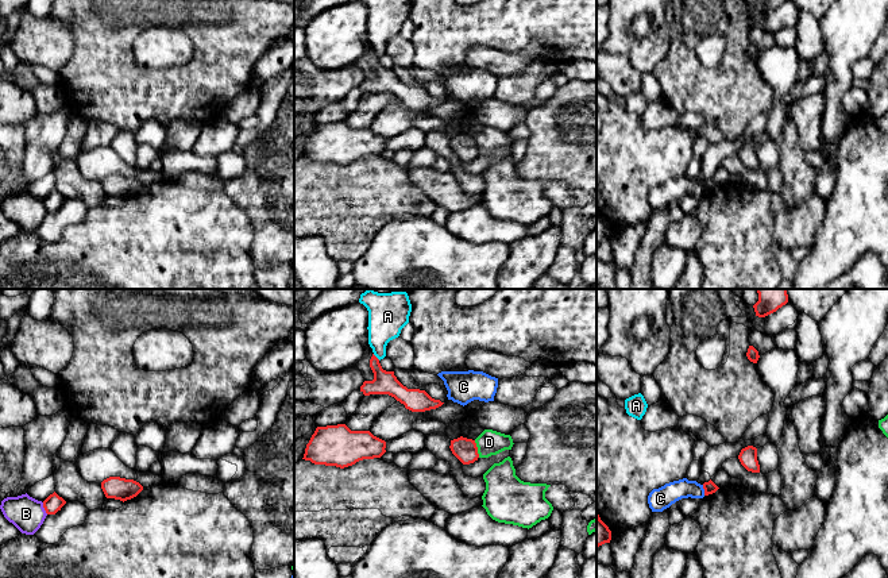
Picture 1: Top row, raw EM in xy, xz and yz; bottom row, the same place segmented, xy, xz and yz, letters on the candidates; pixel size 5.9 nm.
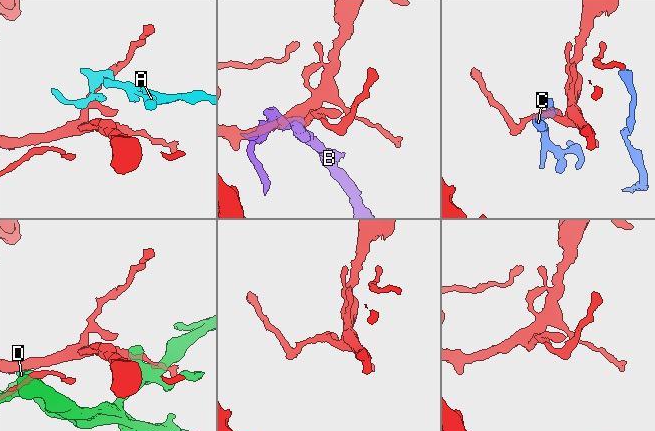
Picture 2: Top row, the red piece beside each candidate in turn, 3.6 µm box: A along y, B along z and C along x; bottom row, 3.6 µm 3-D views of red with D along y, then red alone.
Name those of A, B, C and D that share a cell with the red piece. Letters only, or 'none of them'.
none of them

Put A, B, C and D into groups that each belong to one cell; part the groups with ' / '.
A / B / C / D

